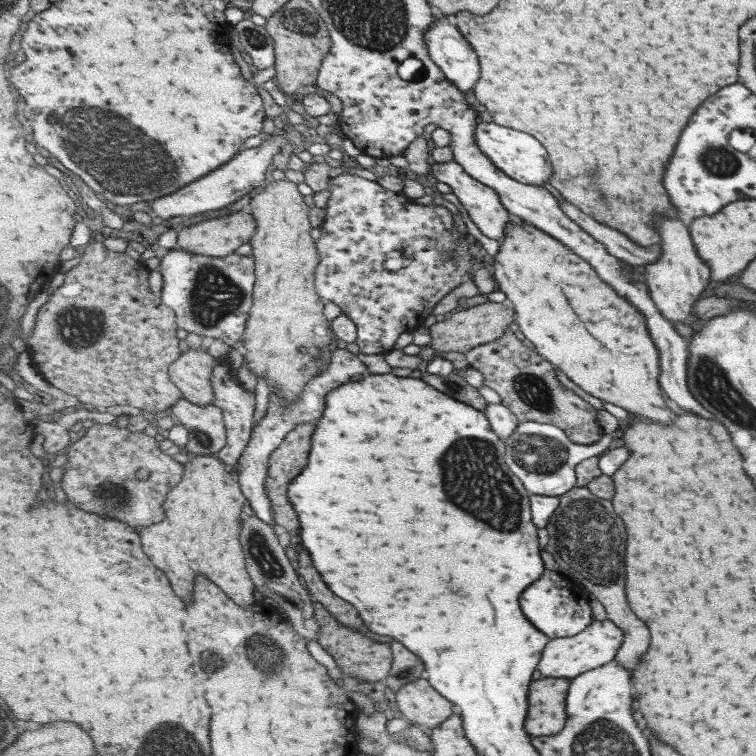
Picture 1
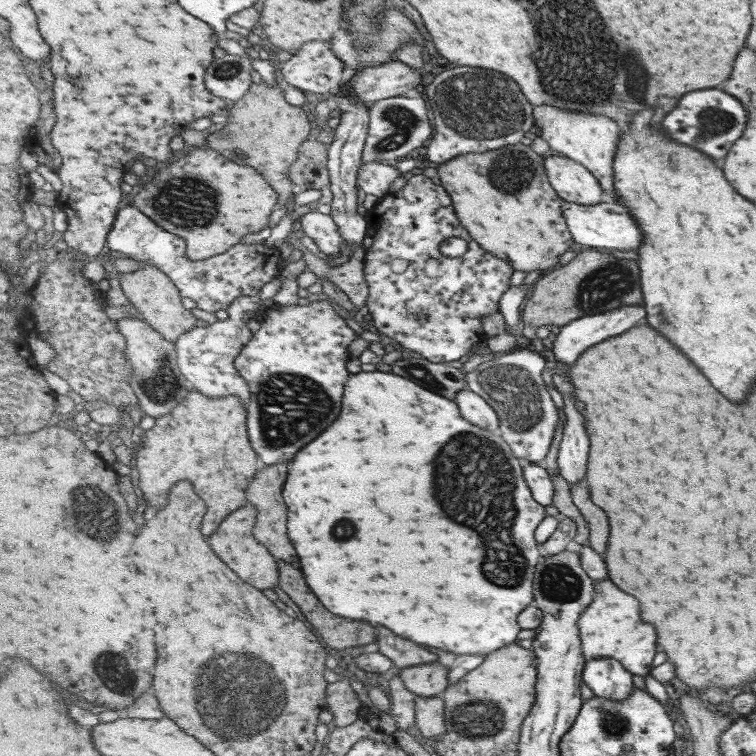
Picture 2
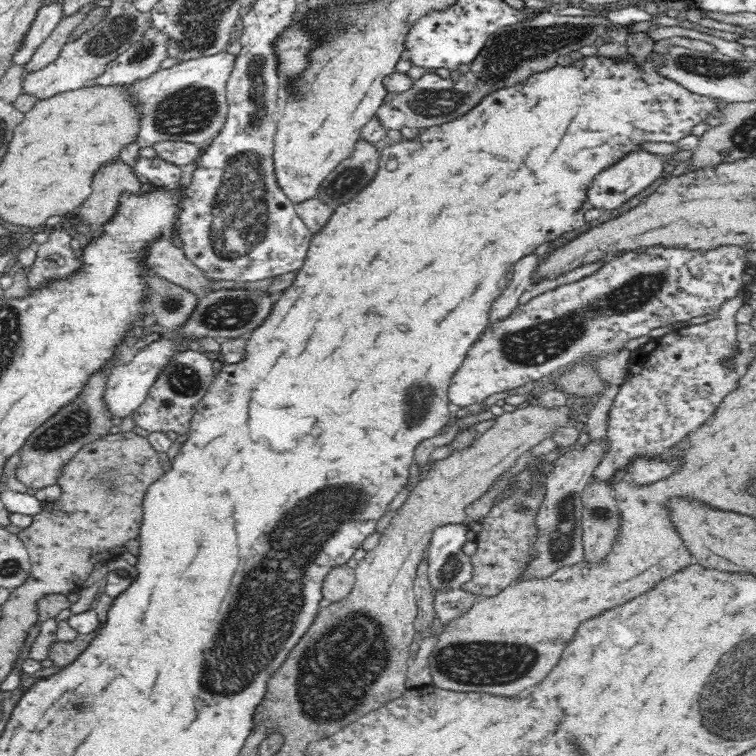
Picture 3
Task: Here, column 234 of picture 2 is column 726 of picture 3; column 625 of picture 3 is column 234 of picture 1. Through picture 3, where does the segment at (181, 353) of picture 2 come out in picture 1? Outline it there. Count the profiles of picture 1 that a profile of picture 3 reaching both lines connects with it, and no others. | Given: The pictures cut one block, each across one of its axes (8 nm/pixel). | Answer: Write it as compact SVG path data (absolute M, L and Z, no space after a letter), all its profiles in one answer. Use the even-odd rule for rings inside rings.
M225 357L218 360L218 366L213 372L213 389L216 390L215 406L223 409L226 429L228 433L227 446L215 454L231 469L238 465L239 458L249 446L254 434L253 414L255 414L255 392L249 392L241 386L237 378L231 376L231 366Z

